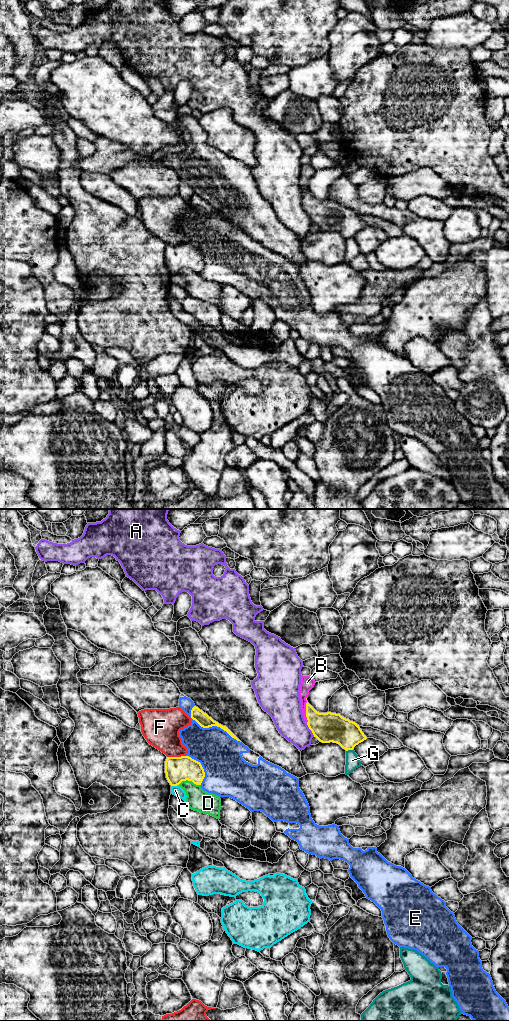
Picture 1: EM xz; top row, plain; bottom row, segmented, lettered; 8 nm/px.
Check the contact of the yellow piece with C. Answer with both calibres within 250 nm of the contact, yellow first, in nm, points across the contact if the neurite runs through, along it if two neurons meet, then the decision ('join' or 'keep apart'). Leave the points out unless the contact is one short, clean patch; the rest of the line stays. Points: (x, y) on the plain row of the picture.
calibres 200 and 80 nm; border xz (178, 272), (171, 274); keep apart

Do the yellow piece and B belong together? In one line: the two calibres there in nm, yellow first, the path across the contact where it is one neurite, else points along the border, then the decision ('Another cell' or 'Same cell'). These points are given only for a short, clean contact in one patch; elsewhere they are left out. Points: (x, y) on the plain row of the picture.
Thickness 240 nm (yellow) against 110 nm. Path across: xz (328, 215), (320, 212), (306, 198), (304, 176), (307, 170). Same cell

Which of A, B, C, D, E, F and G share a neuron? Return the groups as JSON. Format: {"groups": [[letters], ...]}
{"groups": [["A"], ["B"], ["C"], ["D"], ["E"], ["F"], ["G"]]}

